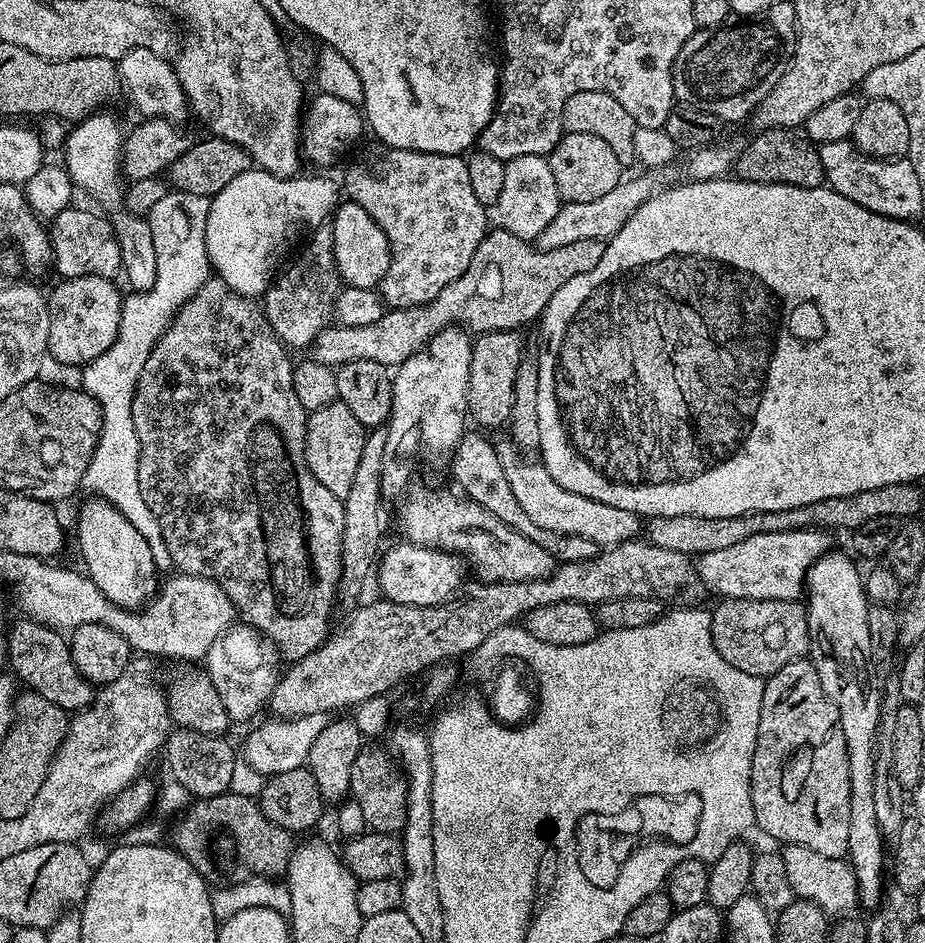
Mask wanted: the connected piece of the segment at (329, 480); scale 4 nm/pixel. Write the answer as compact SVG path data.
M342 403L322 406L309 412L310 448L304 448L304 456L310 456L309 466L314 468L314 474L322 478L322 486L330 490L330 494L344 497L350 494L350 485L354 483L354 474L358 470L358 461L362 459L362 446L366 429L354 414Z

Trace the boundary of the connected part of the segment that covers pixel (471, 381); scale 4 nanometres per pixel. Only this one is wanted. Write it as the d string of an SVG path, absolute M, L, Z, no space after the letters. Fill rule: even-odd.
M516 330L507 332L482 332L472 341L470 358L470 378L468 379L468 411L484 428L502 428L512 416L514 404L514 378L520 365L520 359L526 354L526 348L520 341L521 333Z

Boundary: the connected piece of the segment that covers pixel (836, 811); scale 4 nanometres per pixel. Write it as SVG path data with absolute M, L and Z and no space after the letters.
M801 658L782 666L773 676L764 680L764 693L762 694L762 714L758 722L758 742L754 746L752 755L752 781L750 782L750 798L752 799L752 809L754 810L754 824L761 828L768 836L780 840L781 845L797 844L806 846L810 850L818 850L818 854L827 856L847 857L848 839L850 838L850 766L848 765L848 755L846 754L846 738L842 736L842 726L838 718L838 710L834 702L822 690L822 682L818 678L818 670L811 659Z

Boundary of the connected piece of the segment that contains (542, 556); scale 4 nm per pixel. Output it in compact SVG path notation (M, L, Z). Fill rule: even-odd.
M420 488L417 492L411 492L403 497L404 505L400 508L400 528L404 531L405 541L420 544L423 548L442 548L463 558L469 565L472 563L476 567L475 575L484 582L526 582L546 578L555 570L558 561L550 554L550 550L542 550L538 542L518 534L518 530L506 526L506 522L498 522L498 518L494 518L490 510L478 506L478 502L468 499L467 496L455 491L447 492L444 488Z

